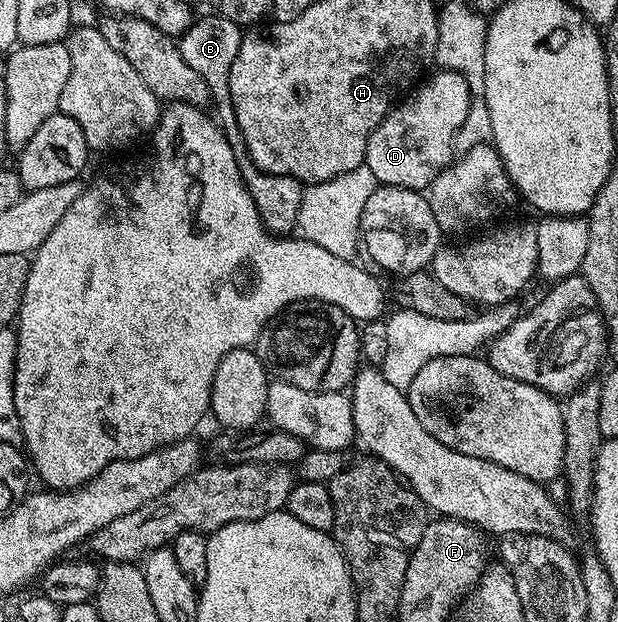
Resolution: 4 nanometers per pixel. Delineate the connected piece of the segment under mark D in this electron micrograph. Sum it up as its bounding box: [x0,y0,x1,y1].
[365,70,470,190]

